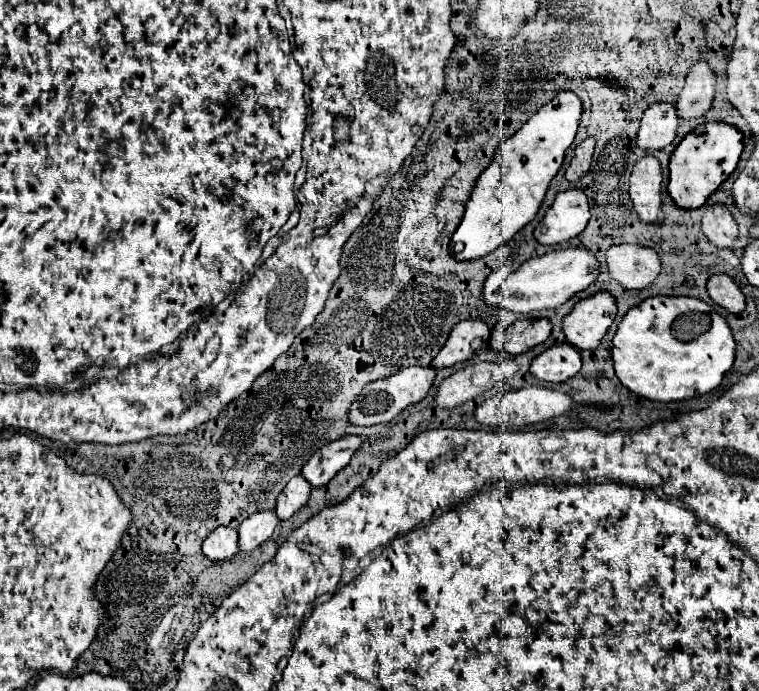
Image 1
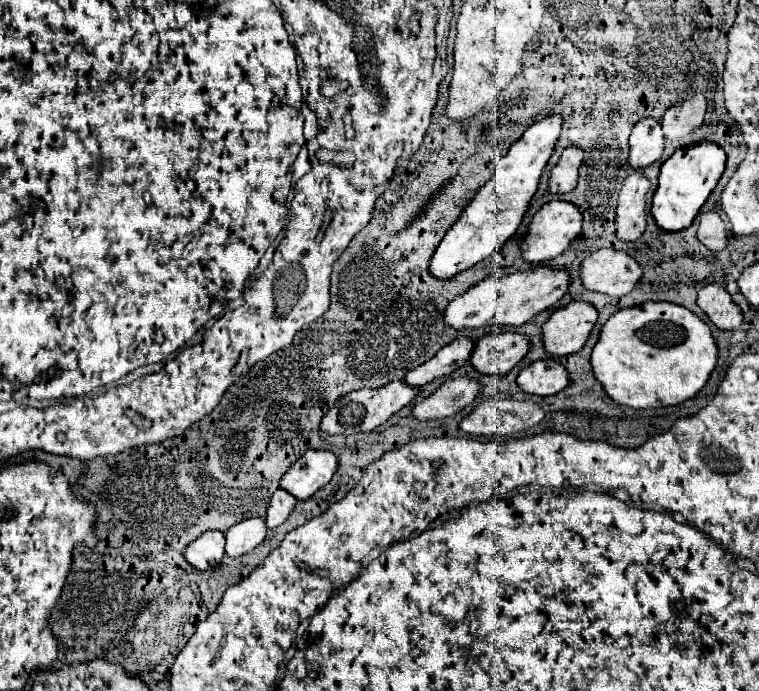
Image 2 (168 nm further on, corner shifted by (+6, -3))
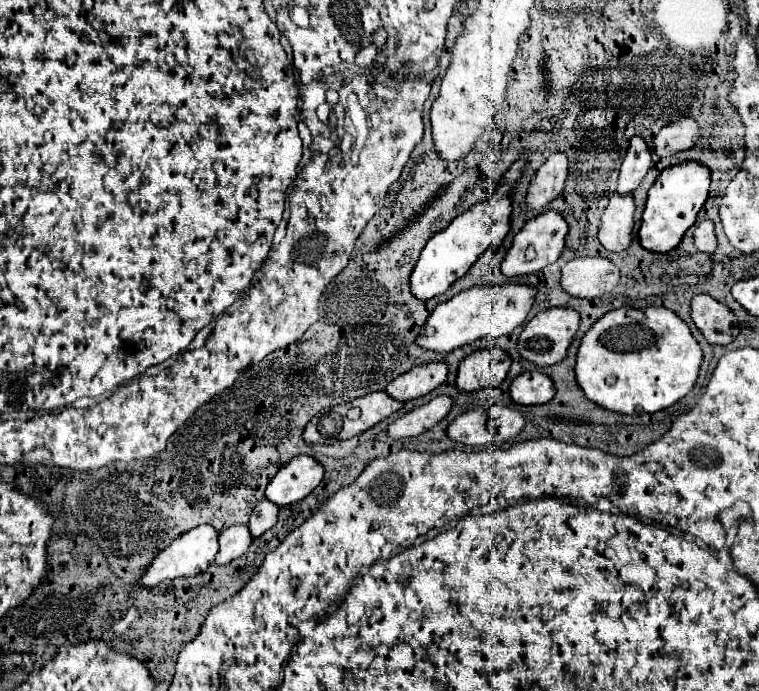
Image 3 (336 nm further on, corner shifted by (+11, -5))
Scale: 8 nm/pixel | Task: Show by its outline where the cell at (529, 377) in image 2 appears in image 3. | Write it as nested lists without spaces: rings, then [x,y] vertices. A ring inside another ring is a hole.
[[[528,371],[518,375],[510,385],[510,399],[520,405],[548,403],[556,393],[554,381],[542,371]]]

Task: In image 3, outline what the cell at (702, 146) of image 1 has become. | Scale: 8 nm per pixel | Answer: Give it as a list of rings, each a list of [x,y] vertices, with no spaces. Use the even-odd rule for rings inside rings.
[[[690,159],[666,167],[656,177],[654,185],[648,191],[646,209],[642,215],[642,227],[638,231],[642,247],[656,253],[668,253],[668,249],[674,249],[682,241],[684,233],[696,223],[696,215],[706,203],[710,183],[712,183],[712,171],[698,161]]]

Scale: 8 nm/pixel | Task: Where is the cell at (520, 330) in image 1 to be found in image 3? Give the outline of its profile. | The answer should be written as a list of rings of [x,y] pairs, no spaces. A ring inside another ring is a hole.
[[[500,347],[474,351],[460,363],[456,385],[462,391],[498,387],[504,381],[510,363],[512,363],[510,355]]]

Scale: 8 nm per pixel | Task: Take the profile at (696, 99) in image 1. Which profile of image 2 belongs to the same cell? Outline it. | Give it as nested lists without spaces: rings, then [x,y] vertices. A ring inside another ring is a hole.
[[[703,93],[669,107],[663,115],[663,131],[667,139],[683,139],[697,127],[701,127],[707,111],[707,101]]]

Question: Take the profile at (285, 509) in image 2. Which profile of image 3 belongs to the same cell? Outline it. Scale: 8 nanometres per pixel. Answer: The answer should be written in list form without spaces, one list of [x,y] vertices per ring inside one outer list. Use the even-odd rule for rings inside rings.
[[[262,499],[252,509],[252,515],[250,515],[250,533],[252,533],[252,537],[260,537],[262,533],[266,533],[278,521],[278,511],[280,511],[278,505],[274,505],[268,499]]]

